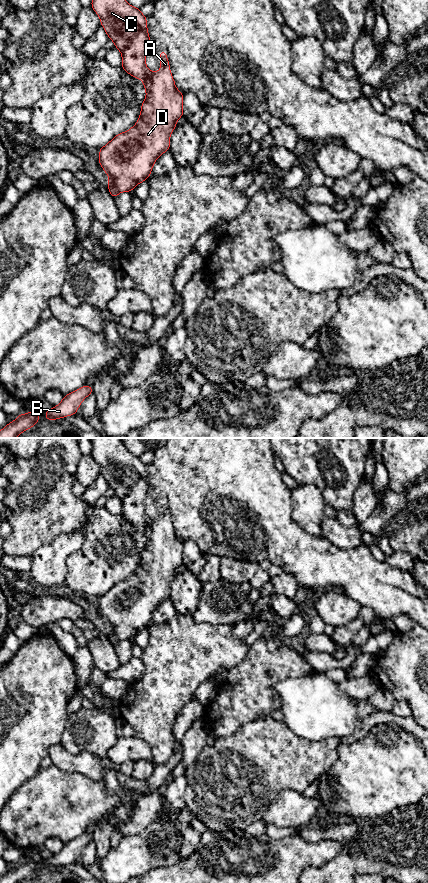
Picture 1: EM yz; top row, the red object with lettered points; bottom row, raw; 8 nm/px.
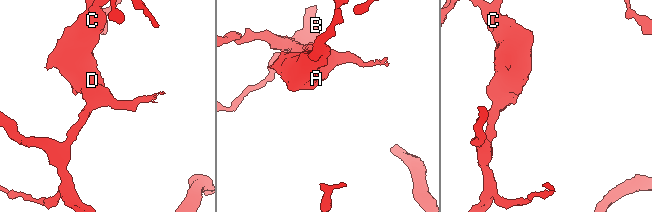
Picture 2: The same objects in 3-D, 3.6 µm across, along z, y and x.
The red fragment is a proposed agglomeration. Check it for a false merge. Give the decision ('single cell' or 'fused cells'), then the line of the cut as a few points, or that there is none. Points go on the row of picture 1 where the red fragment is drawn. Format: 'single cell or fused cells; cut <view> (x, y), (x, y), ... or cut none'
single cell; cut none

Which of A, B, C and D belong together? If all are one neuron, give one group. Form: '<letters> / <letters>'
A B C D

